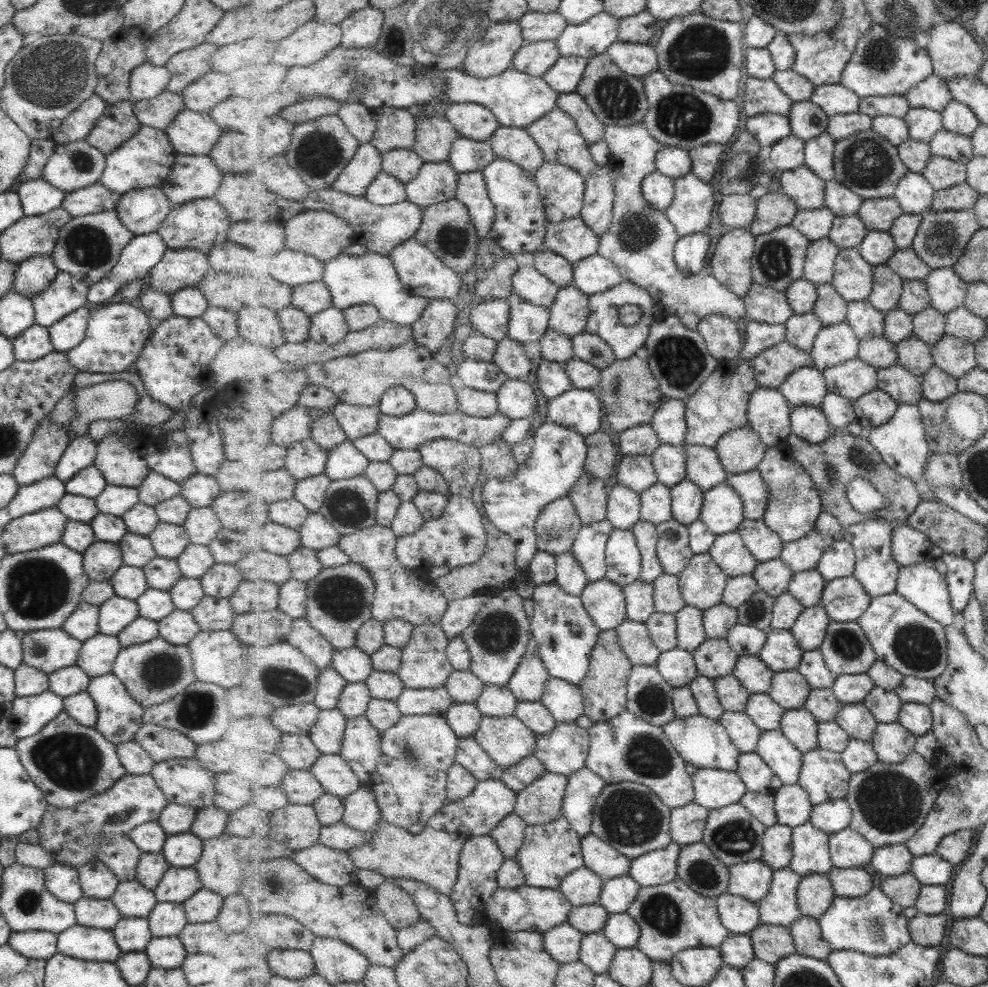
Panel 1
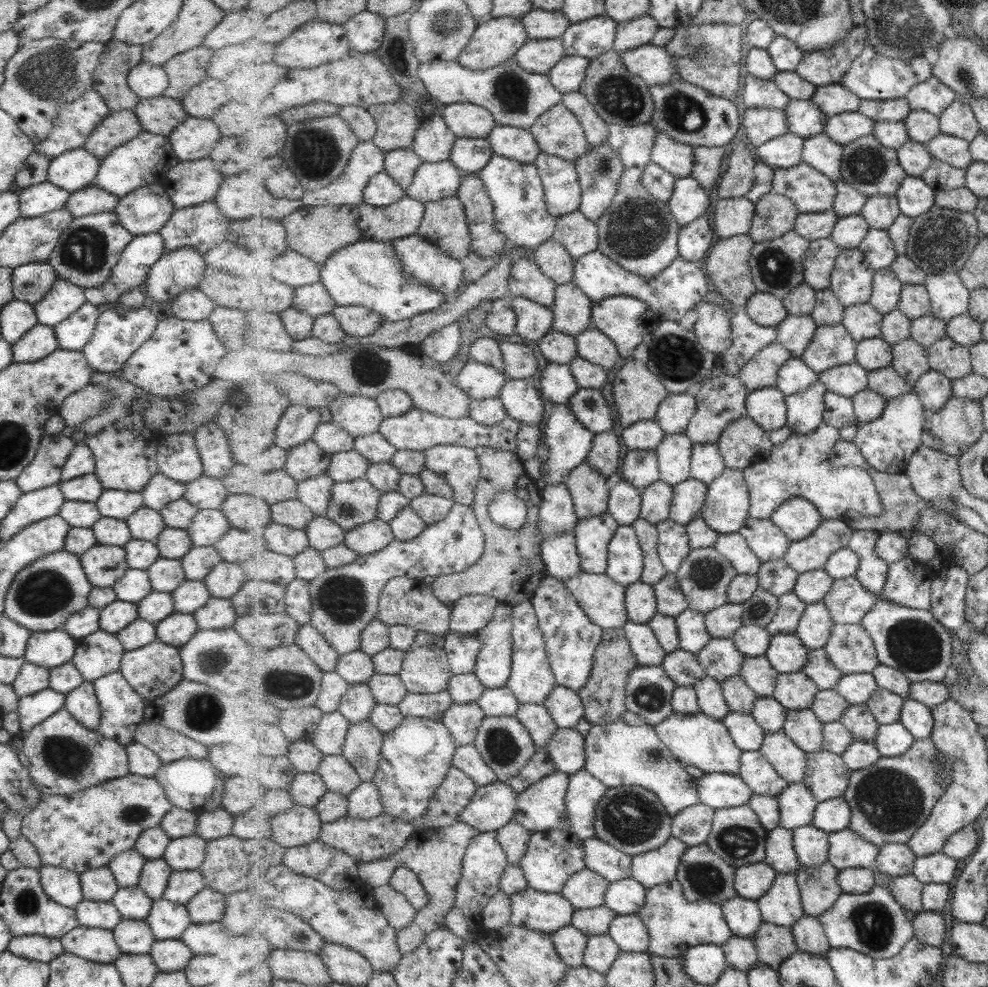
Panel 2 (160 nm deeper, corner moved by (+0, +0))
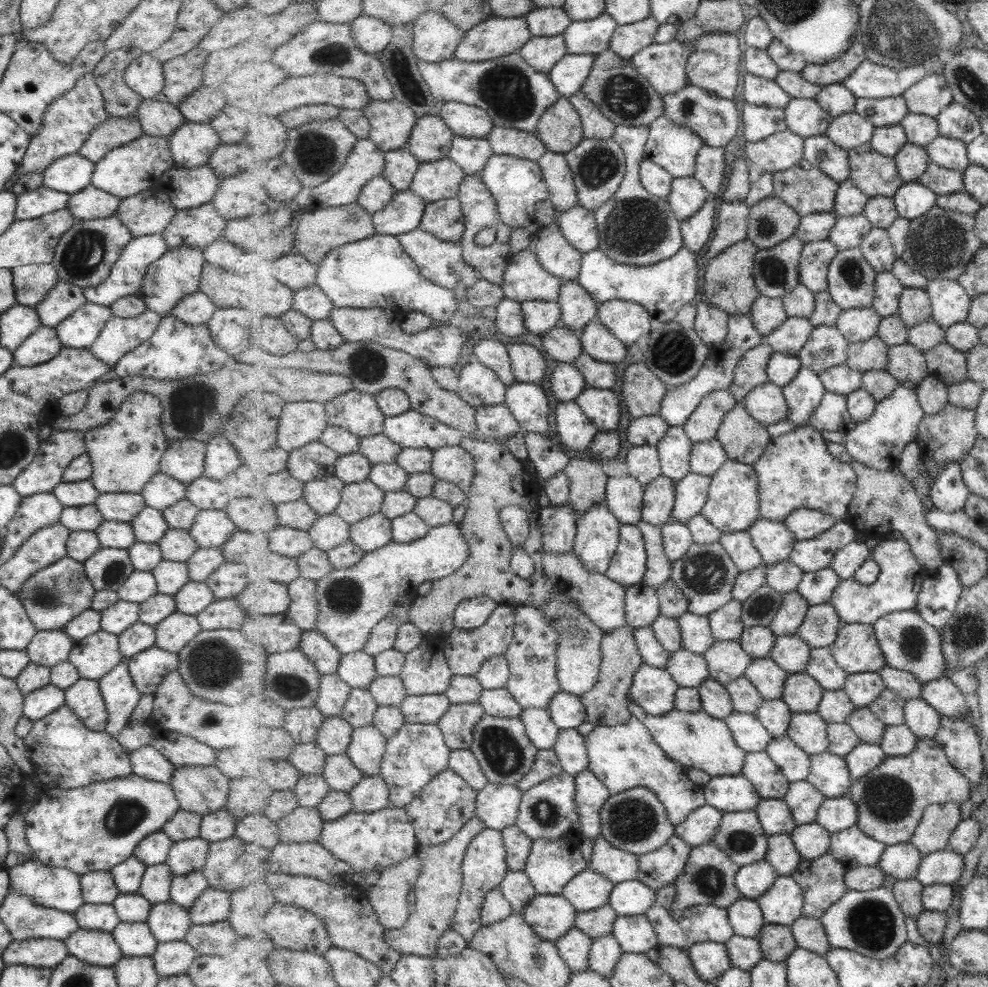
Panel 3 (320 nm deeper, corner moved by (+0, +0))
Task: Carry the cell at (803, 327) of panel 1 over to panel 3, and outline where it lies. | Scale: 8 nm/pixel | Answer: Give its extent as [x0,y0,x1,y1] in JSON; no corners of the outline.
[765,317,815,357]

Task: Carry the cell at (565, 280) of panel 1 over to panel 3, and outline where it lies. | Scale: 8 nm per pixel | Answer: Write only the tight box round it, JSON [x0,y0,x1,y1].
[531,222,584,282]

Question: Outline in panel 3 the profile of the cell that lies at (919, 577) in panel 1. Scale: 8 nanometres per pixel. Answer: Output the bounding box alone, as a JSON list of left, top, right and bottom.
[830,538,930,624]

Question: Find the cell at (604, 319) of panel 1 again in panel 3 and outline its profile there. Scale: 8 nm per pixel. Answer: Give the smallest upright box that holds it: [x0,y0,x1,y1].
[598,299,653,347]

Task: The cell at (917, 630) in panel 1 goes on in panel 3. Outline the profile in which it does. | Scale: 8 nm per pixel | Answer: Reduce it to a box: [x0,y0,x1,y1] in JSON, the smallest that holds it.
[872,610,946,682]

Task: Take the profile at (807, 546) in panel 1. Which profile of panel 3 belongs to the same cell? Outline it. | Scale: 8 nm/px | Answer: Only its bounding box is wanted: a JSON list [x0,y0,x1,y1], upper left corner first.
[789,521,858,572]

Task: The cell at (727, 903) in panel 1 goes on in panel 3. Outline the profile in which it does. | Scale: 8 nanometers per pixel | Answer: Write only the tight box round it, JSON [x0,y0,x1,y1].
[728,897,767,938]

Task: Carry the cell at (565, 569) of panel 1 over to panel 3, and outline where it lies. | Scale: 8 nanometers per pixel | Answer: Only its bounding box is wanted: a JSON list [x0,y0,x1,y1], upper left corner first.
[537,504,579,555]

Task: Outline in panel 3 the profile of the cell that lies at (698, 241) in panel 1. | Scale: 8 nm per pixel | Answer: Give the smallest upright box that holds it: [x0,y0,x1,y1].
[682,196,716,255]

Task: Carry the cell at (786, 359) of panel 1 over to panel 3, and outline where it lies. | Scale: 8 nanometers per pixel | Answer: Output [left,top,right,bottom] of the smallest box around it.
[729,342,775,404]

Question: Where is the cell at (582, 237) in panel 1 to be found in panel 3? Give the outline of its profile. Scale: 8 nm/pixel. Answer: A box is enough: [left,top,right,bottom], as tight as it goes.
[557,205,600,254]

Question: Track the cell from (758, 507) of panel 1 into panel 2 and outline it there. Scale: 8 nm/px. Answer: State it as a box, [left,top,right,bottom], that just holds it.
[745,422,883,519]

